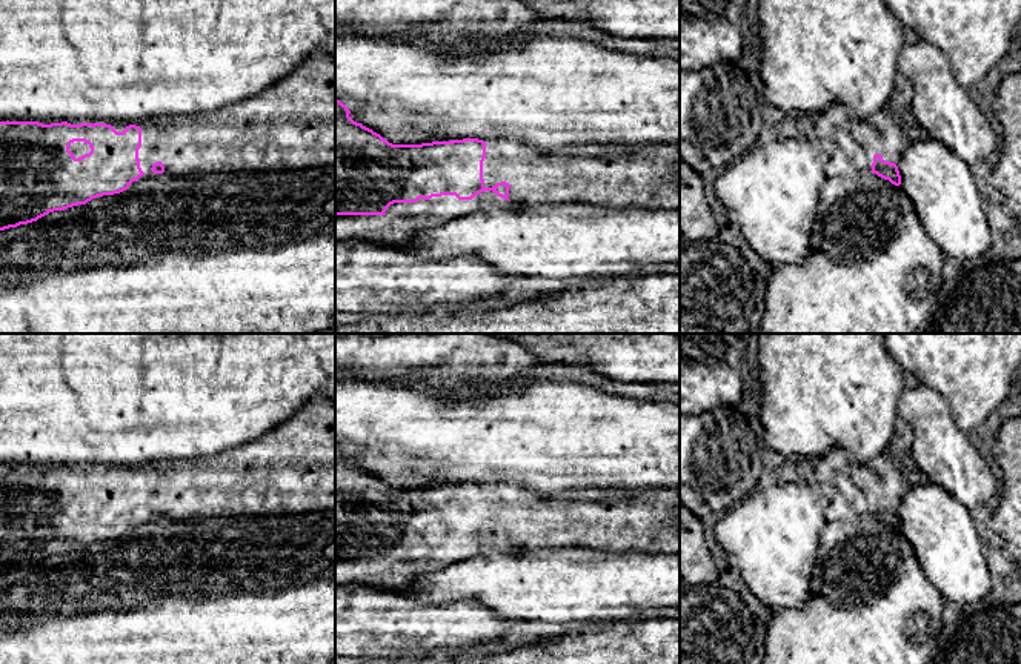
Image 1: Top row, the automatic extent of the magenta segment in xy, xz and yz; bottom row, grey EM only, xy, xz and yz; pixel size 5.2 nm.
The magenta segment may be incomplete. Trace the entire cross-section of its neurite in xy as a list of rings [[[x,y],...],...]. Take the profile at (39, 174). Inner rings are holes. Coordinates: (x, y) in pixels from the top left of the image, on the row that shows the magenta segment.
[[[314,52],[260,94],[188,115],[140,120],[0,121],[0,231],[114,195],[157,174],[301,171],[335,166],[335,58]]]

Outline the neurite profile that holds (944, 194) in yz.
[[[912,141],[898,161],[901,189],[944,257],[976,263],[992,246],[992,231],[970,166],[941,141]]]

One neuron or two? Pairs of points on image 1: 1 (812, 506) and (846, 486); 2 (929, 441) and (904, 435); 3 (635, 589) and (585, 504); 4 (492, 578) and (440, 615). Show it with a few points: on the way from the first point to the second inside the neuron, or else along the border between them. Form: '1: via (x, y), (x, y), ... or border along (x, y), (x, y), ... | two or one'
1: border along (809, 478), (829, 489), (828, 521) | two
2: border along (898, 417), (912, 431), (912, 460), (921, 472) | two
3: border along (577, 546), (601, 551), (645, 551), (648, 554) | two
4: border along (426, 603), (477, 600), (495, 614) | two

